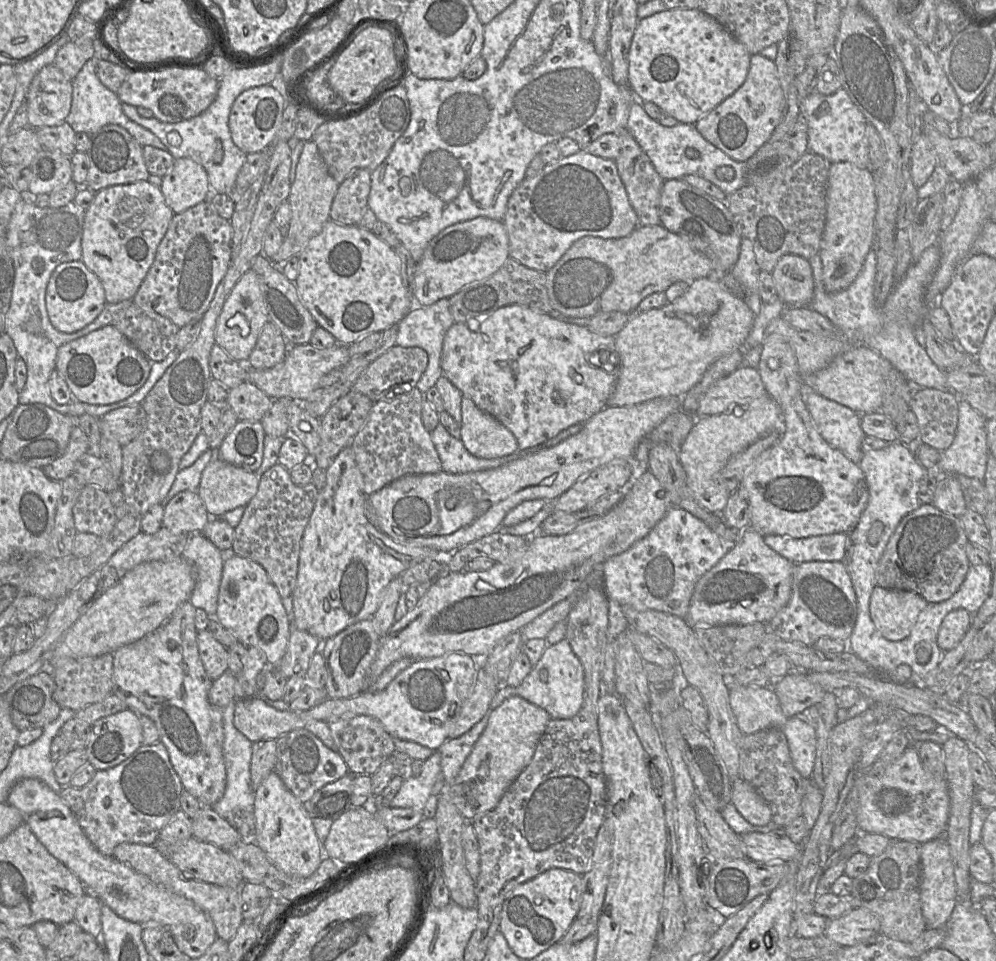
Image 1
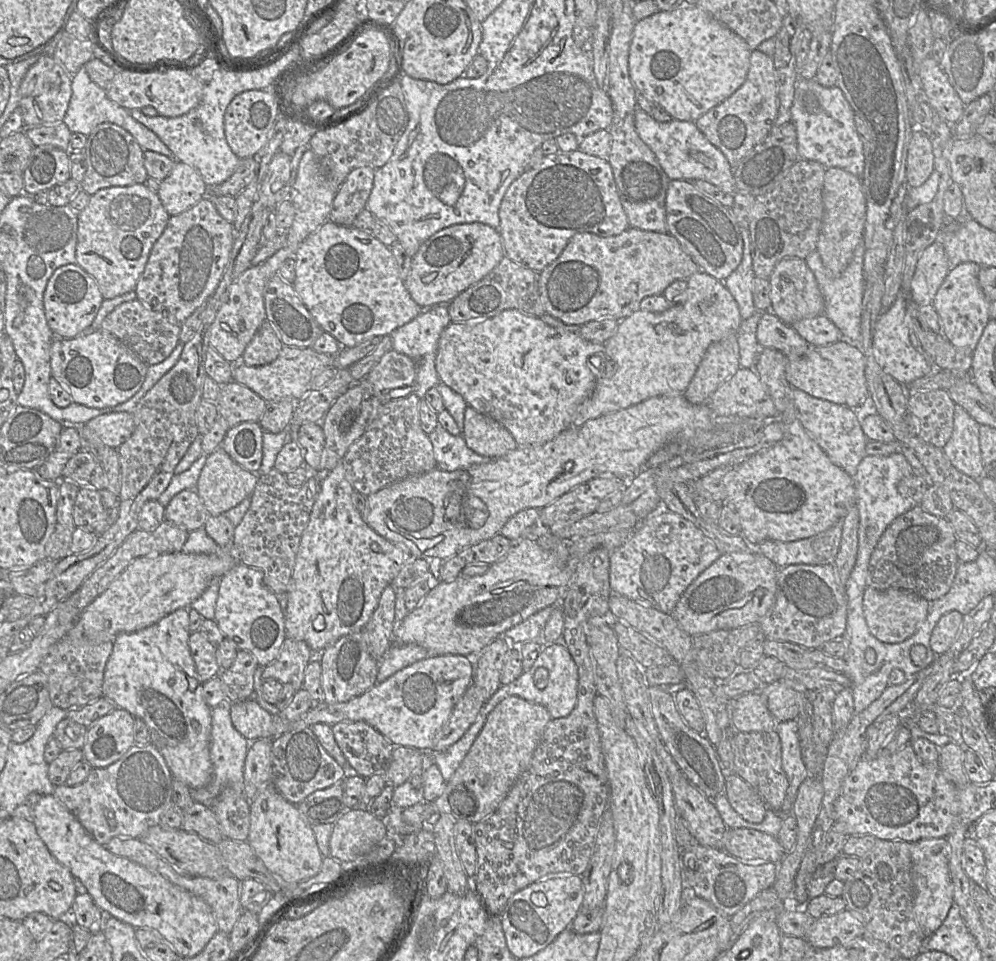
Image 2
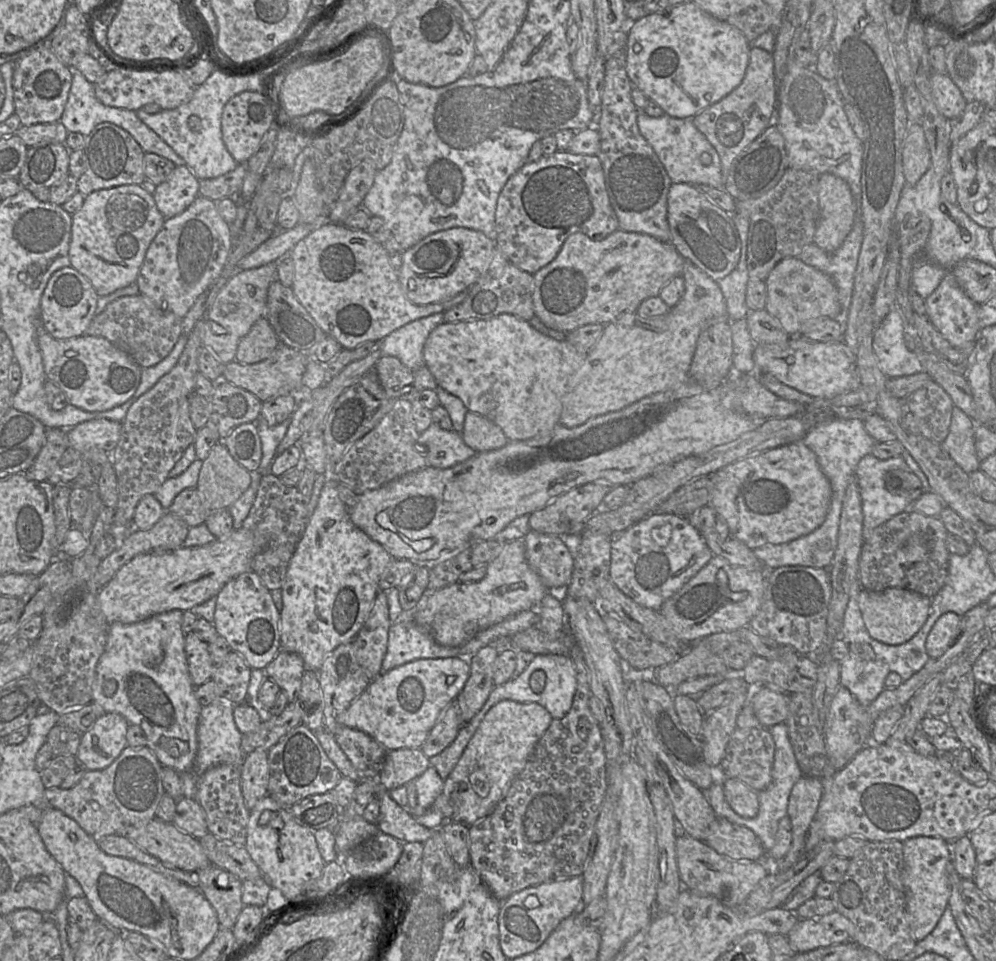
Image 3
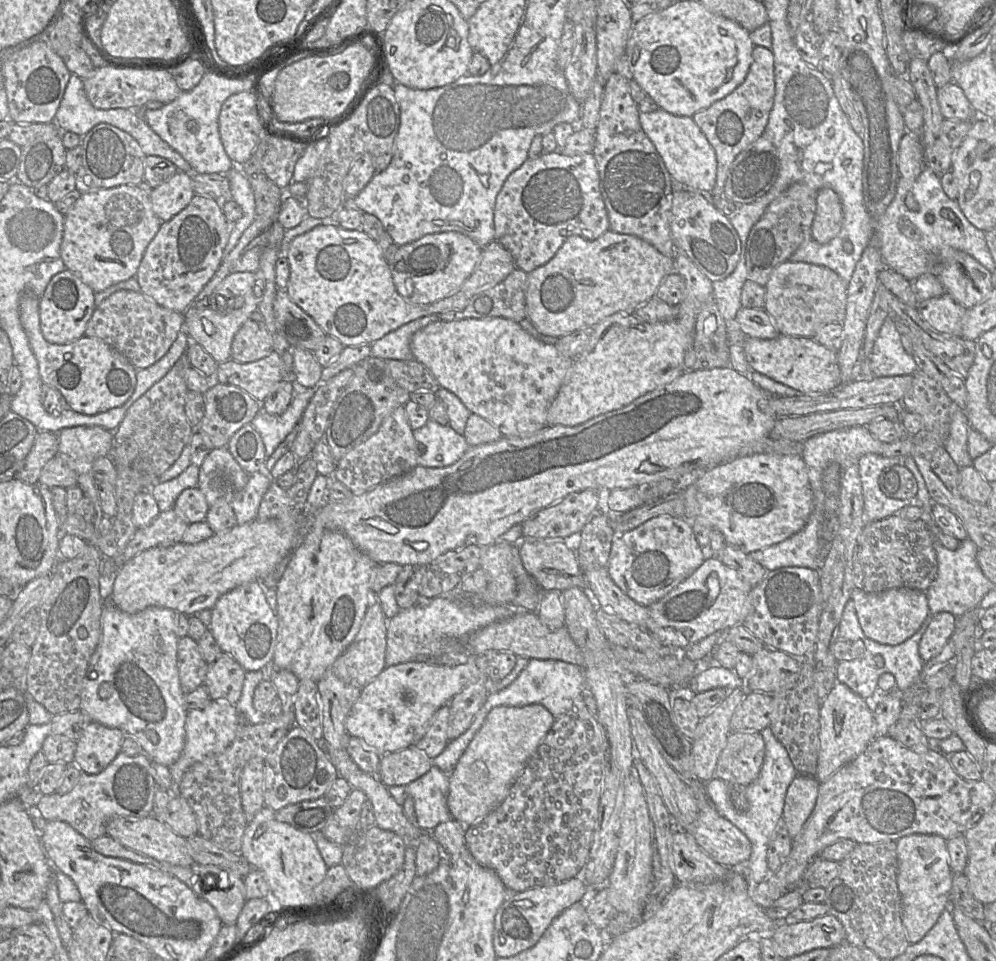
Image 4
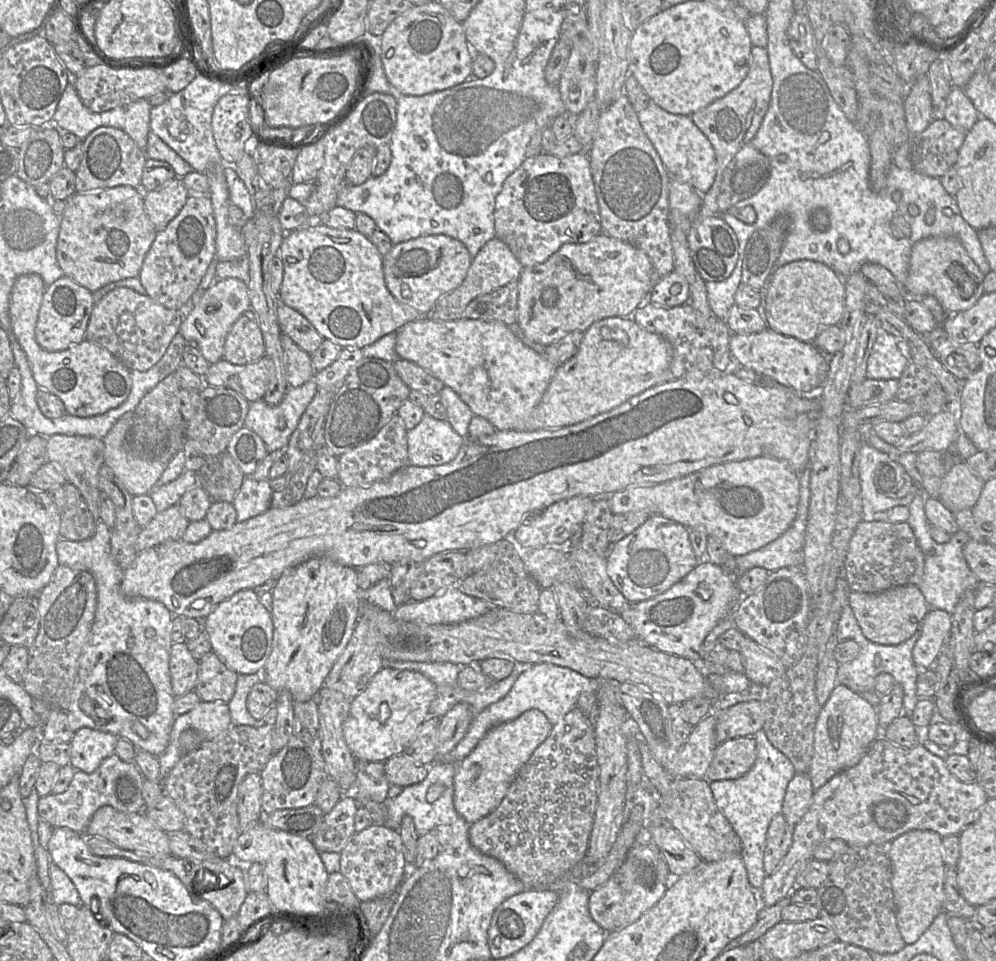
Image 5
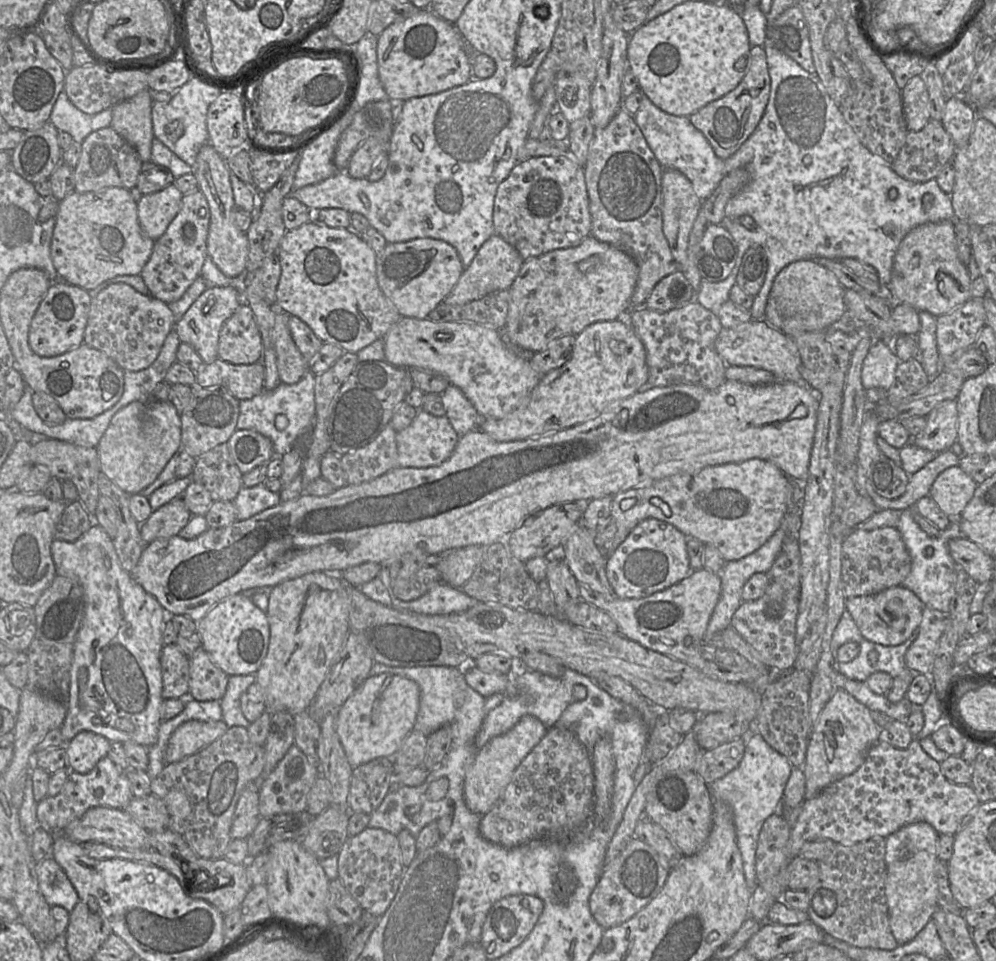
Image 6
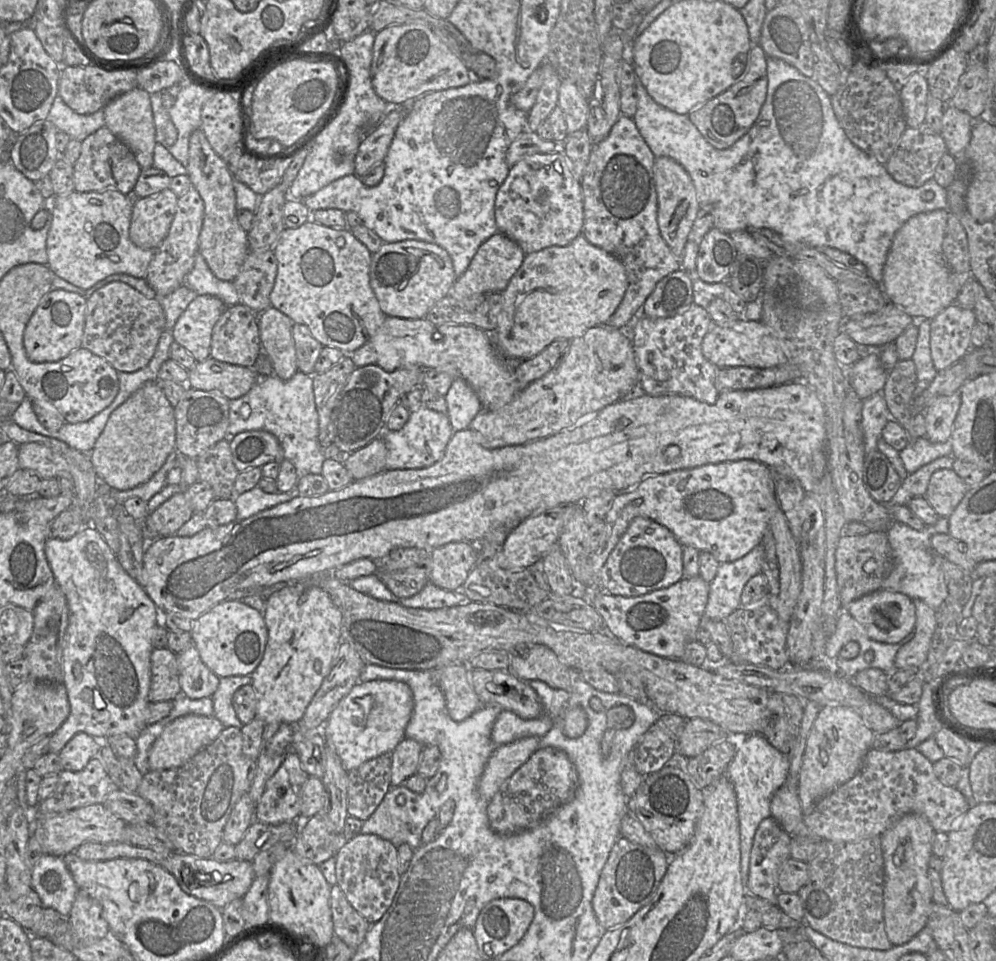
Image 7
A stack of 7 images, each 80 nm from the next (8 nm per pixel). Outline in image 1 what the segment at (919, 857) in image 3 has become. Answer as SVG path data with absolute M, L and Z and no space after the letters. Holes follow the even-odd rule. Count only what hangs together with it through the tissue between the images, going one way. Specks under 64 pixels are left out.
M944 834L921 844L920 899L922 915L927 928L944 927L958 902L954 866L950 855L950 848L944 838Z

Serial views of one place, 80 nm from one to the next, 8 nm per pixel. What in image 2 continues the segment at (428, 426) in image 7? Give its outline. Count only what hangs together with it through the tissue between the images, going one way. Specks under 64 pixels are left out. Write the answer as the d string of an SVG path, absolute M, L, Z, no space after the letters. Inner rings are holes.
M439 423L428 436L433 446L437 468L443 471L467 469L496 459L475 453L466 445L461 434L452 435Z

